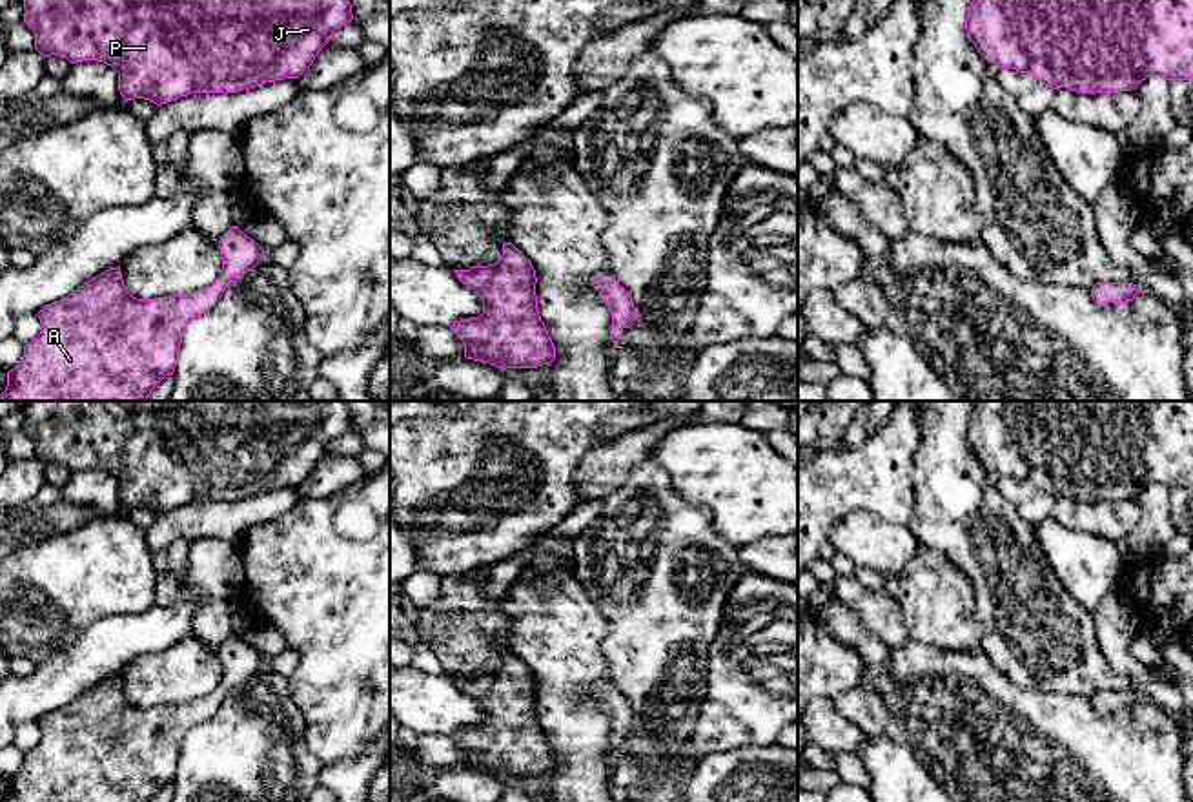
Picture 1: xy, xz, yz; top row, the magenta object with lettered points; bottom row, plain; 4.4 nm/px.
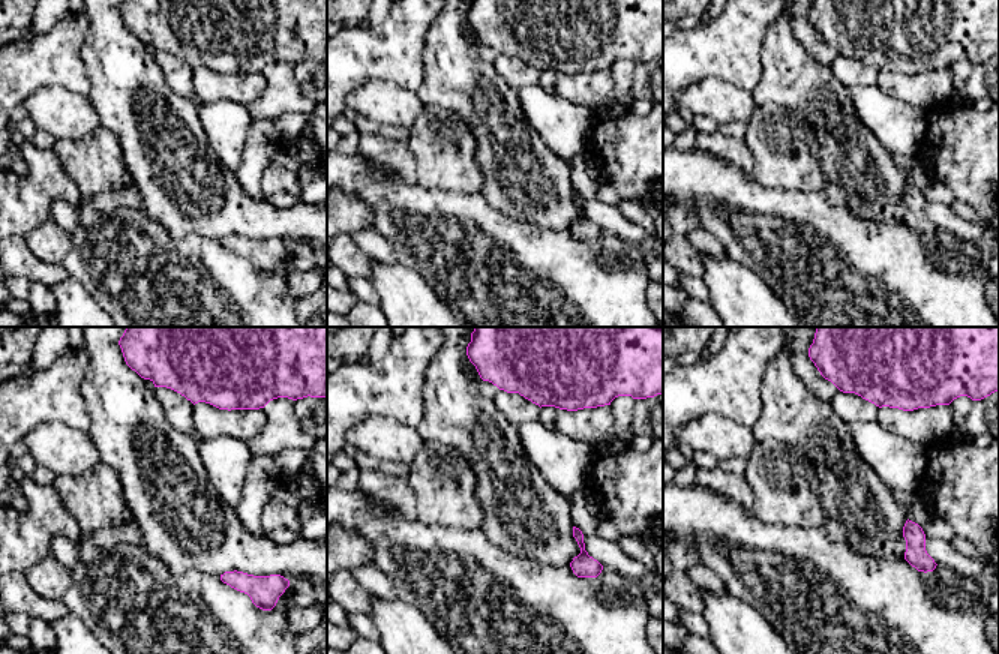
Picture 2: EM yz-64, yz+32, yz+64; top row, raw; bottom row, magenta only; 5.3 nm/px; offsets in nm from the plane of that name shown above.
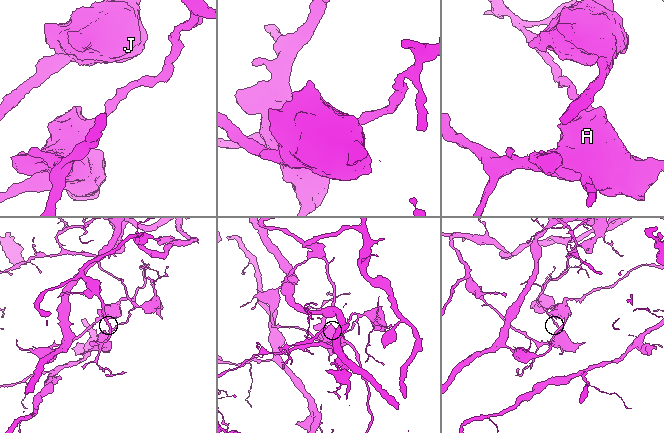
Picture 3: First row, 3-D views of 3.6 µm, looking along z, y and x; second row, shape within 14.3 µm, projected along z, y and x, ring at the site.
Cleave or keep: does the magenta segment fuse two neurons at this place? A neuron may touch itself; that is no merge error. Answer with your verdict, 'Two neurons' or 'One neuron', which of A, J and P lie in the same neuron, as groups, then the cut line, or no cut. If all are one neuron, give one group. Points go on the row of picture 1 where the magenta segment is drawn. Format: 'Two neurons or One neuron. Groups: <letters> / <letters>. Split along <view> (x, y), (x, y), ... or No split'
Two neurons. Groups: A / J P. Split along xz (625, 290), (618, 301), (618, 325), (621, 329)

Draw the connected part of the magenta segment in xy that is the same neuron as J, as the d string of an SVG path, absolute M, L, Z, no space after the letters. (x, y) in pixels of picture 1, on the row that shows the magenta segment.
M24 0L24 22L35 33L35 49L71 64L98 60L118 73L124 98L157 106L191 93L237 93L266 82L299 78L328 38L353 20L348 0Z

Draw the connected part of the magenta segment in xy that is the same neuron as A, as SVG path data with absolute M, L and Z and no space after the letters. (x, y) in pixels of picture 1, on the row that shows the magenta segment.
M120 266L109 268L36 314L40 334L7 372L0 401L148 401L151 390L173 375L186 326L215 303L209 286L186 295L137 299L126 290Z

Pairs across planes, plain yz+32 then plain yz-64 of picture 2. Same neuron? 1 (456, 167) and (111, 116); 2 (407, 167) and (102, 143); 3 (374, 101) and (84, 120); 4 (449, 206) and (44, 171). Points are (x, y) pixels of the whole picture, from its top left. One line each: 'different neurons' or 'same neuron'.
1: different neurons
2: different neurons
3: same neuron
4: different neurons

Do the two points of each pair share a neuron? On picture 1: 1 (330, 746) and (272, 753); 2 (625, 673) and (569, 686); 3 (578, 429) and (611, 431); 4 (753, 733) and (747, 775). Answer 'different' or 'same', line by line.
1: different
2: different
3: different
4: different

